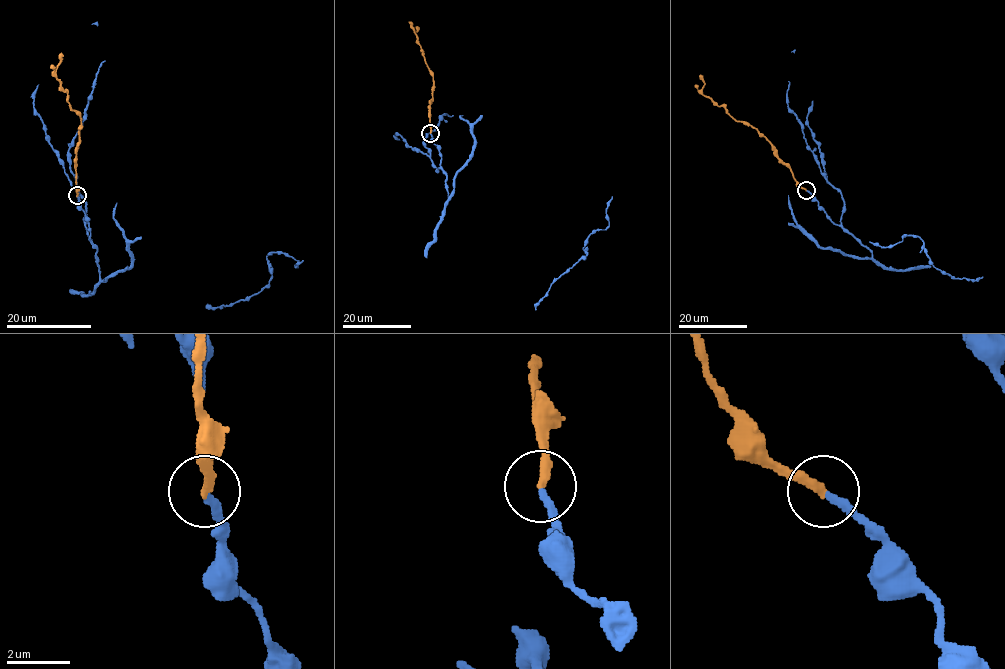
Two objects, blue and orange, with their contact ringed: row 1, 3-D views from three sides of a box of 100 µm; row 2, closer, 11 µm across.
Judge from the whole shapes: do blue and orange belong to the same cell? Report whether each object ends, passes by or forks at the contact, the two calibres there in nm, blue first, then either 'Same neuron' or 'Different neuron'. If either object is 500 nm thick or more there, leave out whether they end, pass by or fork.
At the ring blue ends. At the ring orange ends. Thickness 240 nm (blue) against 300 nm. Same neuron

